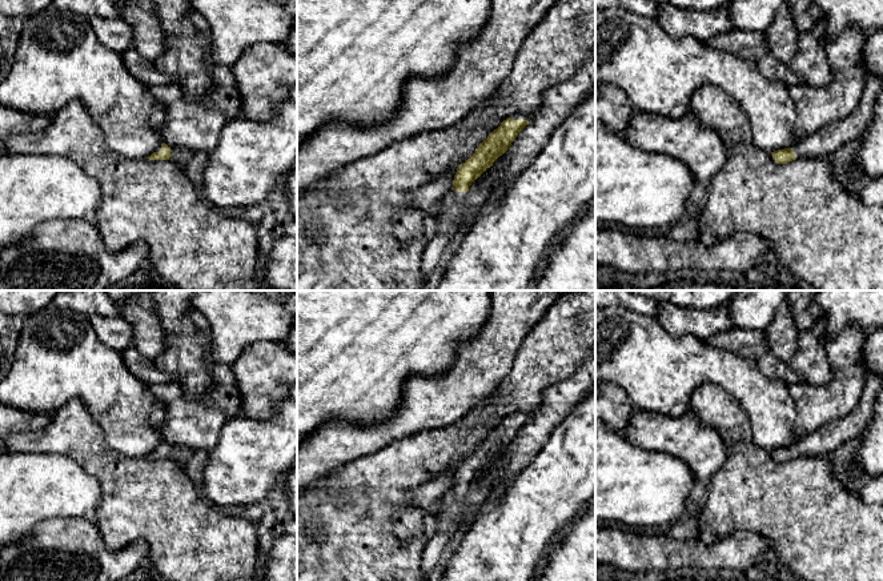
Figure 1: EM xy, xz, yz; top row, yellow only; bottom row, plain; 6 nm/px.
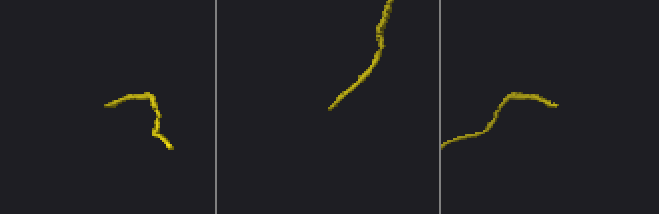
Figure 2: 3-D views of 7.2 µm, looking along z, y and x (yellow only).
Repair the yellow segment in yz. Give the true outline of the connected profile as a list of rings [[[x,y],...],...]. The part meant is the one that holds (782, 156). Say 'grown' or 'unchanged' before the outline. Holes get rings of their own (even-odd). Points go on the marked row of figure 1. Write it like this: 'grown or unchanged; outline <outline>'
grown; outline [[[868,76],[858,107],[846,117],[839,119],[812,136],[799,140],[792,148],[771,152],[776,164],[787,164],[796,159],[816,159],[834,155],[846,144],[859,139],[868,128],[878,93],[883,89],[883,79]]]

